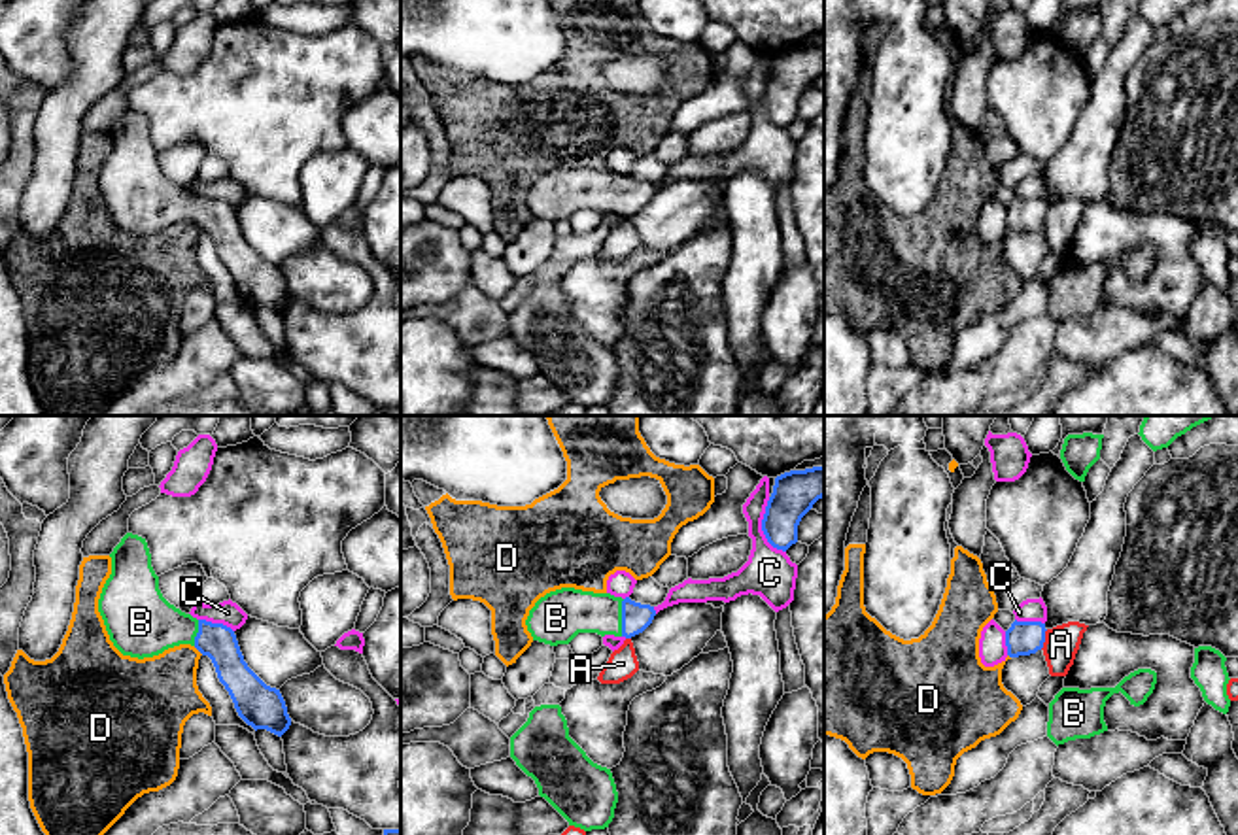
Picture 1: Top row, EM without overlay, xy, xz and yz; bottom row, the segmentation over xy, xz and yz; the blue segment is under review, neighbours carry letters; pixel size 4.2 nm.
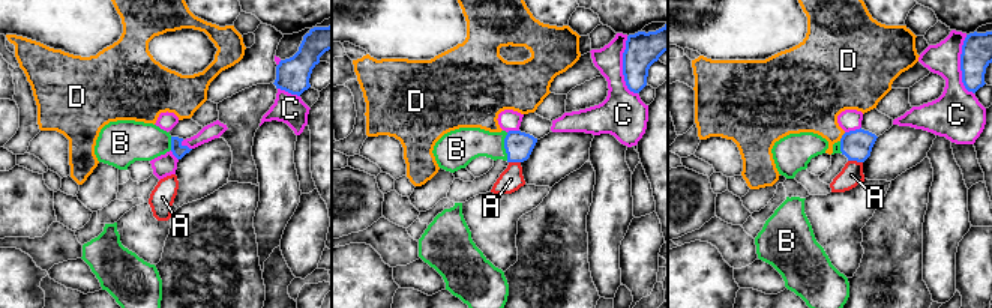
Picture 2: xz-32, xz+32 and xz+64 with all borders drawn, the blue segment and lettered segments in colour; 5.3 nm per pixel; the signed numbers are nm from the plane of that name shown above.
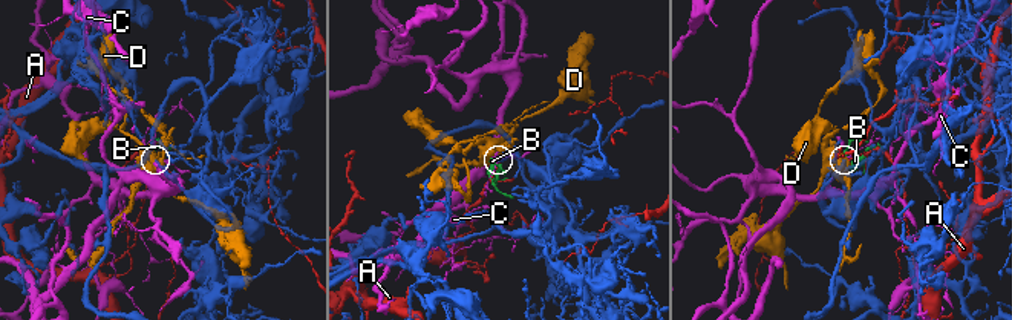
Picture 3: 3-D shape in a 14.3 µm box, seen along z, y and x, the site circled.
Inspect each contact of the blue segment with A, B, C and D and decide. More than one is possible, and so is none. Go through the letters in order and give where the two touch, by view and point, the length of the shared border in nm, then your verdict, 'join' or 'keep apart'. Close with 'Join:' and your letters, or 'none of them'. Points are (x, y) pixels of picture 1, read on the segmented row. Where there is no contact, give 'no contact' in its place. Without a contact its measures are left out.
A: meets blue in yz at (1044, 639); contact 90 nm long; keep apart
B: meets blue in xz at (622, 618); contact 160 nm long; join
C: meets blue in xz at (762, 528); contact 260 nm long; keep apart
D: meets blue in xy at (199, 650); contact 60 nm long; keep apart
Join: B

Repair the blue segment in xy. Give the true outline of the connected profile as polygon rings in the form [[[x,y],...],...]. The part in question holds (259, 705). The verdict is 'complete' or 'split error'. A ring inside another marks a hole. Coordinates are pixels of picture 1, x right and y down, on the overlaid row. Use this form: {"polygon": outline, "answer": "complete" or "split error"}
{"polygon": [[[127,533],[113,548],[110,557],[112,574],[102,588],[98,612],[104,620],[113,646],[123,656],[138,659],[159,656],[164,650],[180,644],[195,646],[202,656],[208,656],[212,659],[217,678],[229,691],[238,716],[255,731],[267,729],[282,737],[291,725],[285,701],[280,690],[267,686],[248,667],[234,631],[223,623],[197,620],[191,614],[181,612],[163,597],[159,589],[159,576],[151,567],[151,554],[146,538]]], "answer": "split error"}

